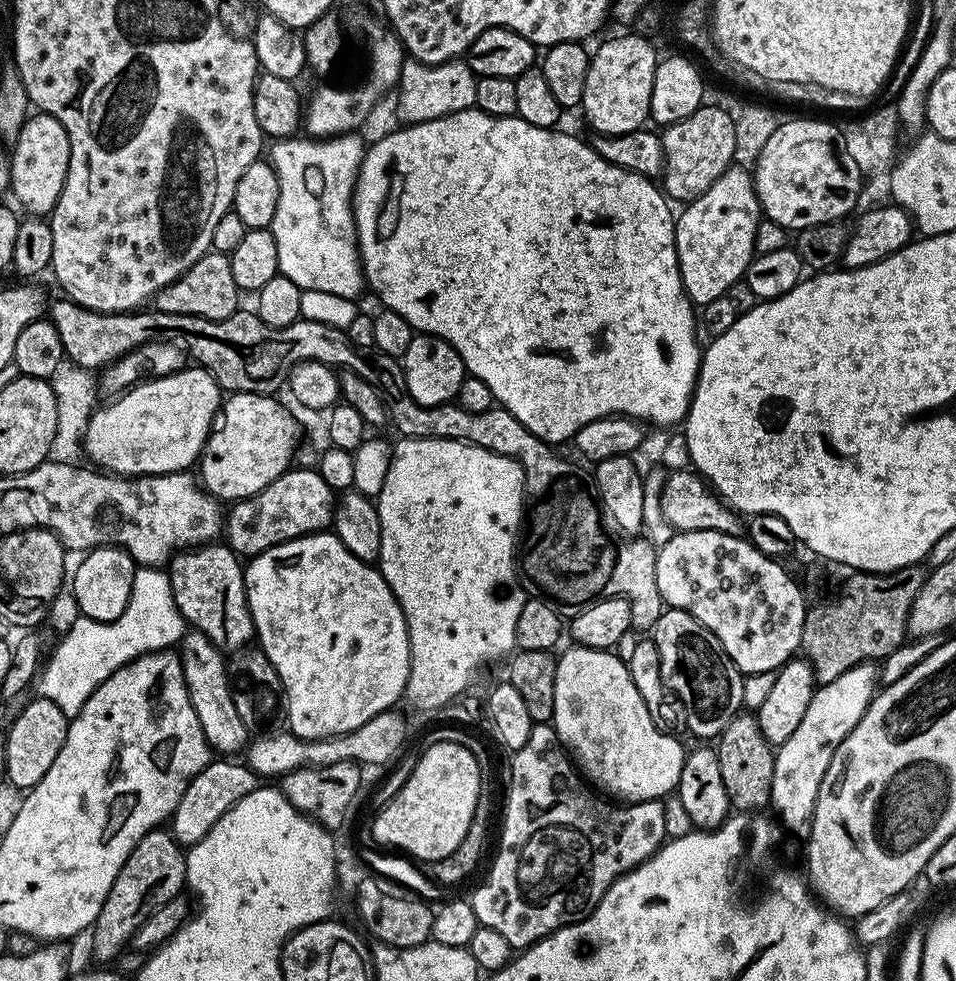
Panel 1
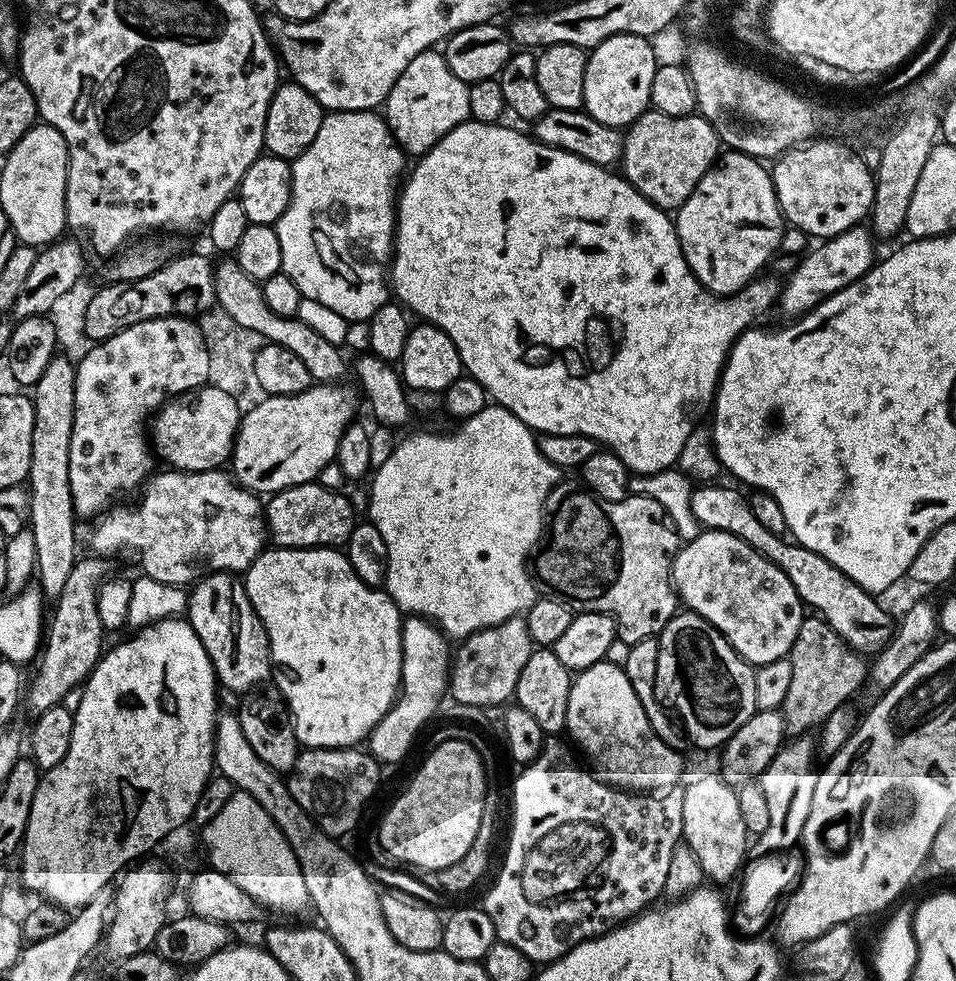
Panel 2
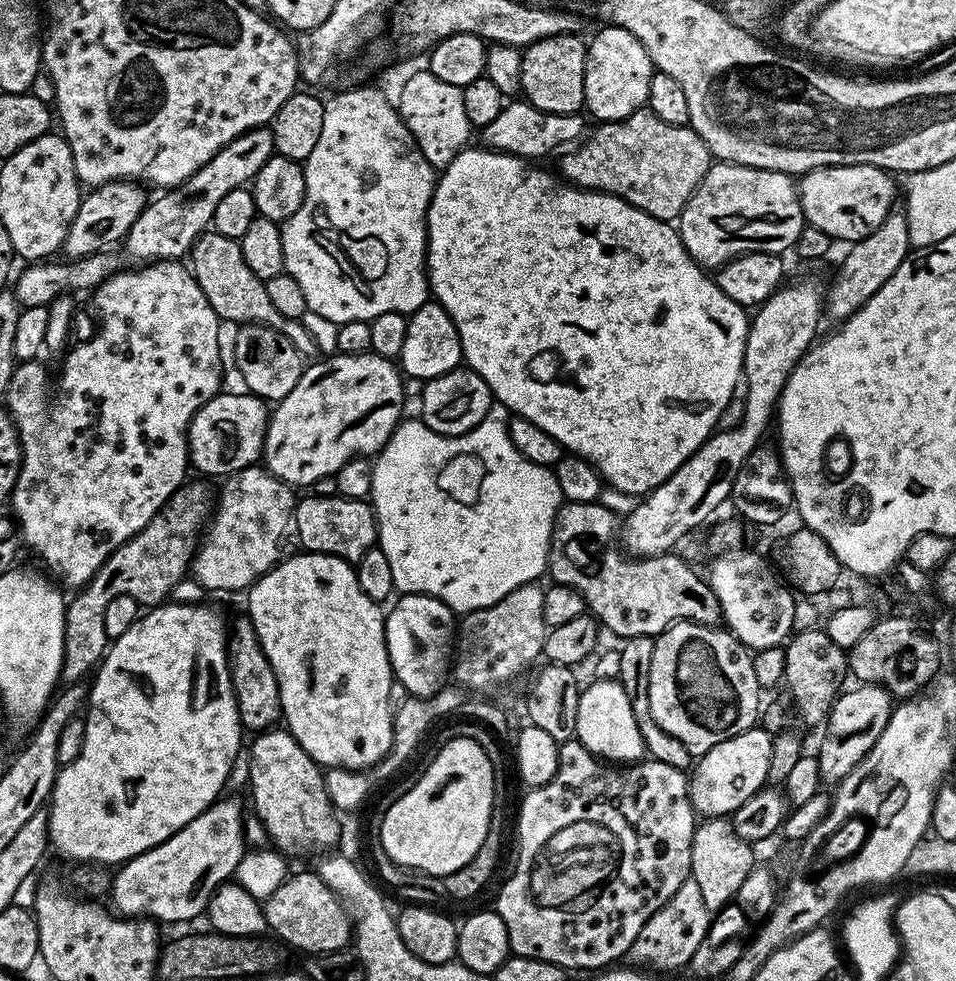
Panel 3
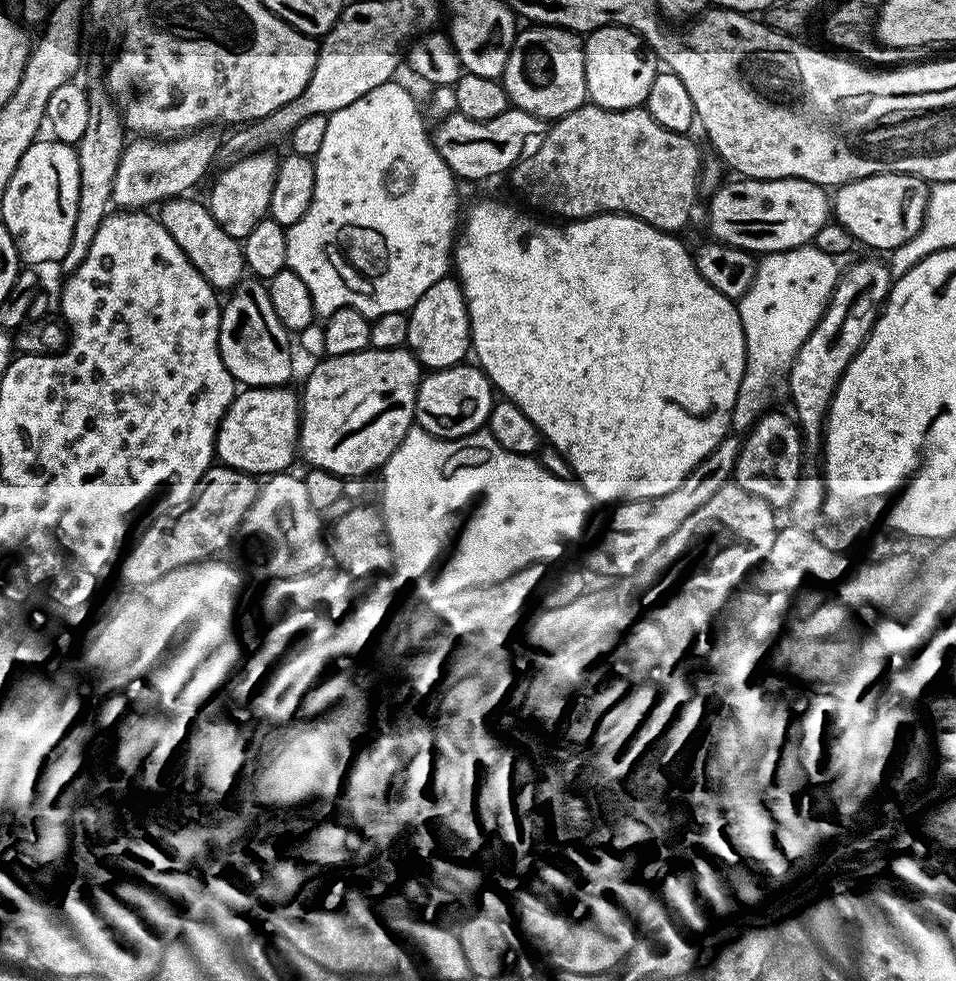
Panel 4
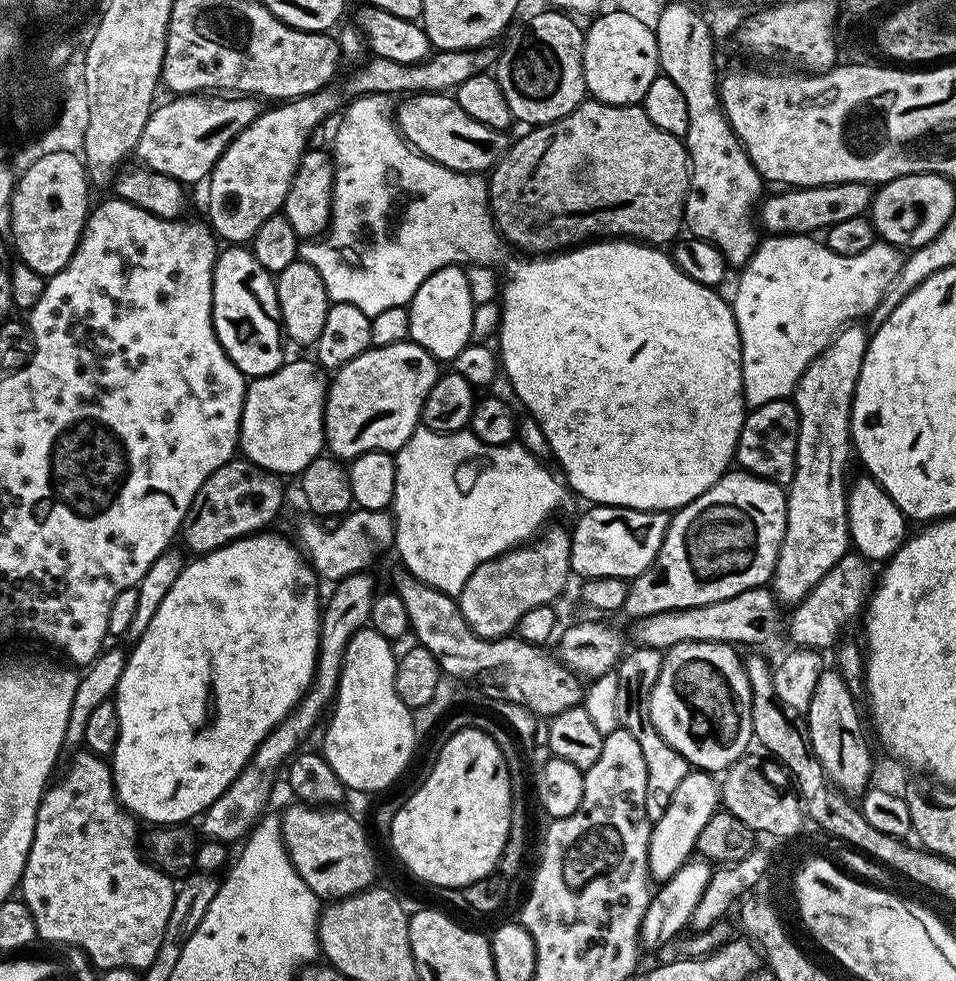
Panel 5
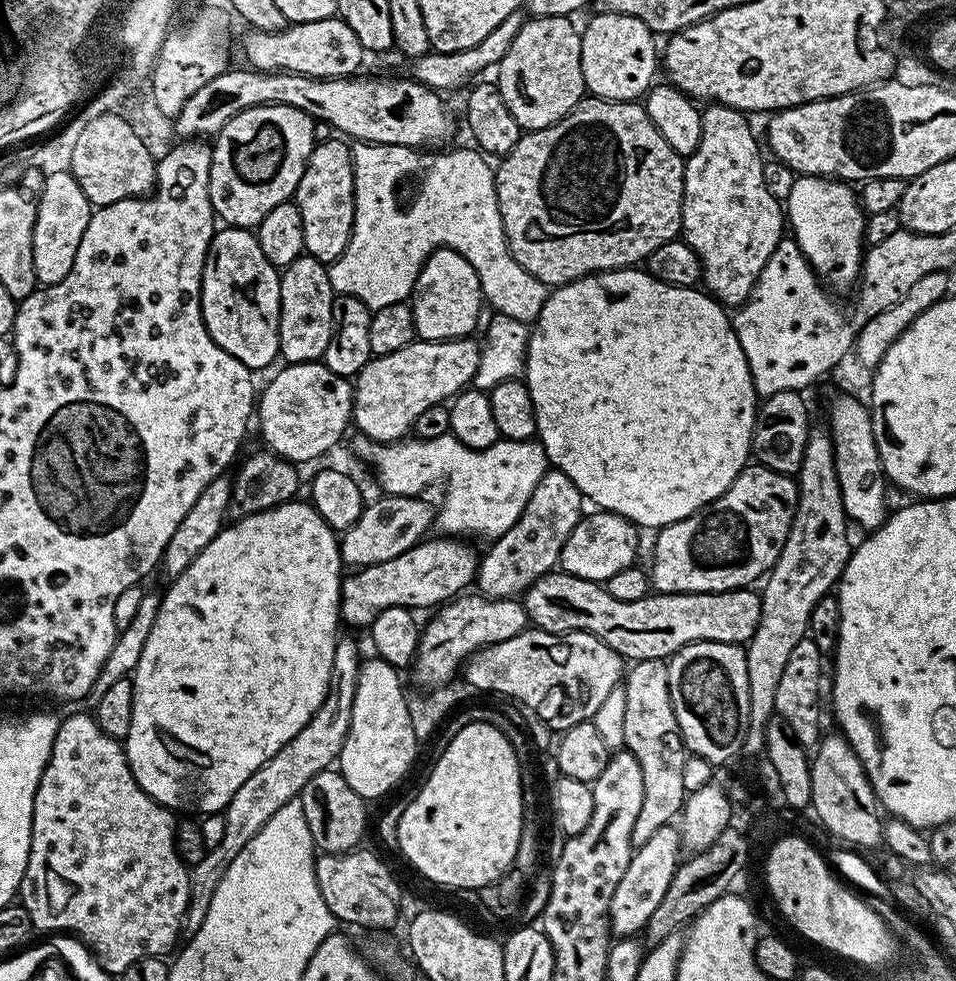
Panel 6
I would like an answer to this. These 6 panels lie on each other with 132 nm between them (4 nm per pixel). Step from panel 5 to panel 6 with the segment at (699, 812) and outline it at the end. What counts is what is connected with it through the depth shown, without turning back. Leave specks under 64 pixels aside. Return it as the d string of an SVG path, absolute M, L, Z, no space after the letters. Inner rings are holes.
M675 823L662 826L662 830L657 830L649 841L633 851L630 866L626 866L626 874L622 874L622 882L618 882L614 898L610 900L608 923L613 937L632 938L643 931L650 914L657 909L670 887L676 868L682 861L680 852L680 830Z

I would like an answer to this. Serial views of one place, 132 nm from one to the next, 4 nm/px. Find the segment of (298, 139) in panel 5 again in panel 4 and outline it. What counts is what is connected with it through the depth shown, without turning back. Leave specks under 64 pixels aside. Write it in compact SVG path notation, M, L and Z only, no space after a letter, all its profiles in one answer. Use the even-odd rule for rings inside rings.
M268 150L255 152L253 156L242 156L238 160L231 161L225 167L228 169L213 182L212 193L206 196L208 209L214 214L218 226L222 226L222 230L226 230L226 234L230 234L236 240L243 241L244 236L250 234L250 230L254 230L254 226L258 226L258 222L268 216L270 190L274 186L278 163L277 157L275 155L272 157L270 153Z

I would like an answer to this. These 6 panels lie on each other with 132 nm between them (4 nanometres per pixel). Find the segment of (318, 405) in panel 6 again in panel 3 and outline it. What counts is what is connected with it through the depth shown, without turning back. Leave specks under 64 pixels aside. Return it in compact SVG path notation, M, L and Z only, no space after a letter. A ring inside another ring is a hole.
M221 391L194 414L188 427L188 459L191 467L205 477L227 477L243 468L251 468L261 459L264 435L268 430L270 408L259 396Z

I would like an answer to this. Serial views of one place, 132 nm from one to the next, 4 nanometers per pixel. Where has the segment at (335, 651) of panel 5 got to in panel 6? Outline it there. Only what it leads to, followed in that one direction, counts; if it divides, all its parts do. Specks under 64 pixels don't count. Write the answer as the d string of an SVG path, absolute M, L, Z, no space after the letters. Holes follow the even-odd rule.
M440 538L444 540L421 539L419 544L398 554L398 558L390 558L390 562L369 564L361 567L353 576L345 575L340 585L340 618L352 628L367 629L374 620L388 607L402 607L411 610L443 606L465 591L467 584L476 579L476 569L480 566L480 556L460 538Z

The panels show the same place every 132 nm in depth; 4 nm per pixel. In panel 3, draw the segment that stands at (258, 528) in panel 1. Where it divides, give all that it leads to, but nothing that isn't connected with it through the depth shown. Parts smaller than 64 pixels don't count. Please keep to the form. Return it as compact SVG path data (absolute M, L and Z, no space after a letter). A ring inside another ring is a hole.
M309 494L305 500L303 497L296 501L296 538L305 552L325 552L327 556L357 562L377 547L376 514L367 499Z

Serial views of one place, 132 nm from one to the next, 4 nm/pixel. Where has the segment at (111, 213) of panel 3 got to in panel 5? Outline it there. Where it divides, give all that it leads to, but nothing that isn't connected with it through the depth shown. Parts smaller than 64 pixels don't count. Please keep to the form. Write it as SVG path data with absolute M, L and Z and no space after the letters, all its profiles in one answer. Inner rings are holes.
M180 94L175 98L168 98L168 100L163 104L163 102L157 103L152 109L150 118L146 122L146 126L142 130L142 138L138 138L138 146L134 153L135 159L143 167L149 168L152 172L157 172L158 174L166 174L170 178L179 180L181 184L185 186L191 186L191 184L196 184L201 180L201 182L207 181L212 174L212 167L218 162L220 155L225 152L230 146L230 142L234 142L234 138L238 138L238 134L242 134L242 130L246 130L246 126L250 126L250 122L254 122L260 116L262 111L262 104L259 99L245 96L243 94Z

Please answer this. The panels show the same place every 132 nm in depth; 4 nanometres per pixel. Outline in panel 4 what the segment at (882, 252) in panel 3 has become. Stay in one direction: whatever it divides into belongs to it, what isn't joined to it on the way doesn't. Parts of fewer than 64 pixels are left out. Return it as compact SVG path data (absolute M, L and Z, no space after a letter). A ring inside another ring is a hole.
M860 260L843 269L836 284L834 294L810 338L802 342L802 350L794 358L786 373L786 385L792 395L794 419L802 433L805 453L819 453L822 448L824 419L828 407L832 405L832 395L836 393L838 382L858 350L866 342L870 330L876 325L880 309L892 289L894 277L889 265L880 260Z

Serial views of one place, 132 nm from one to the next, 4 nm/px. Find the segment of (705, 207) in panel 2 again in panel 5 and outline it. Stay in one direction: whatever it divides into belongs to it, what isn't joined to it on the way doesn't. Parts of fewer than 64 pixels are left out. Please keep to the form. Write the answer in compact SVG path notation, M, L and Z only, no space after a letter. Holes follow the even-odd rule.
M862 182L824 184L820 188L780 190L777 196L763 201L758 208L758 220L768 234L816 234L846 218L858 218L871 209L874 188Z

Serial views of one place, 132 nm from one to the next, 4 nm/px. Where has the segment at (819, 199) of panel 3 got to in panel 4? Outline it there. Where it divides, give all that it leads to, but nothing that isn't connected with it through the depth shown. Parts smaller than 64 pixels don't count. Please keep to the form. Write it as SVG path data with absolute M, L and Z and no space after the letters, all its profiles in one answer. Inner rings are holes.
M883 172L867 176L861 180L852 180L835 189L830 208L835 223L850 230L853 241L865 244L868 248L877 248L880 254L891 253L893 248L910 242L926 218L929 181L921 176L911 176L905 172Z

